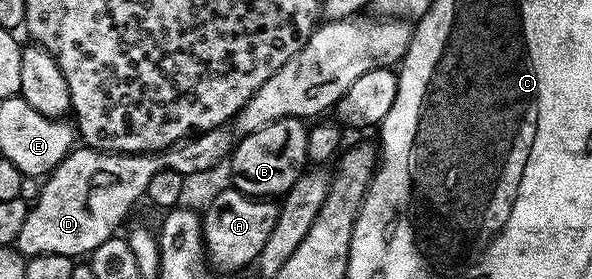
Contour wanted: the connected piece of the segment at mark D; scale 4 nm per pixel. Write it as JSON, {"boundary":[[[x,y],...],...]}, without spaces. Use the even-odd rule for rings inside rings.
{"boundary":[[[226,127],[210,129],[206,133],[191,136],[157,153],[103,153],[101,149],[75,148],[41,182],[43,185],[38,193],[38,202],[30,205],[28,219],[24,219],[24,231],[16,242],[18,252],[27,259],[40,255],[85,258],[93,253],[96,247],[100,247],[100,243],[104,243],[119,232],[118,224],[129,215],[130,208],[138,200],[142,201],[146,197],[148,183],[161,169],[171,169],[185,179],[190,179],[193,173],[202,173],[205,169],[212,168],[217,161],[225,162],[232,149],[228,130]]]}

